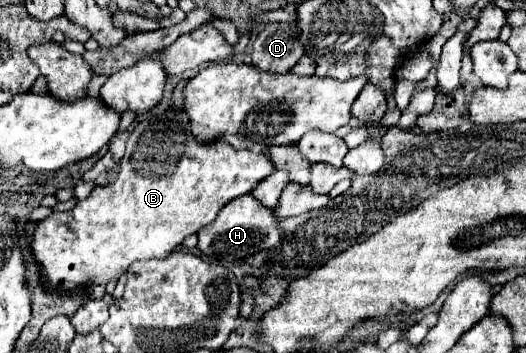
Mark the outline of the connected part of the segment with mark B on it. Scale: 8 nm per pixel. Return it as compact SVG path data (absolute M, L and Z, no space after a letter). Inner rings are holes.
M183 110L173 112L171 118L159 116L157 120L141 120L127 140L127 150L115 184L95 188L85 200L77 202L73 210L53 212L35 226L31 250L41 266L41 280L45 288L55 294L87 292L91 298L103 298L107 282L119 280L135 260L165 258L189 234L195 234L199 228L215 220L215 214L219 214L231 198L249 194L257 182L271 172L271 162L267 162L265 154L235 150L225 142L211 142L211 146L197 144L191 138Z

